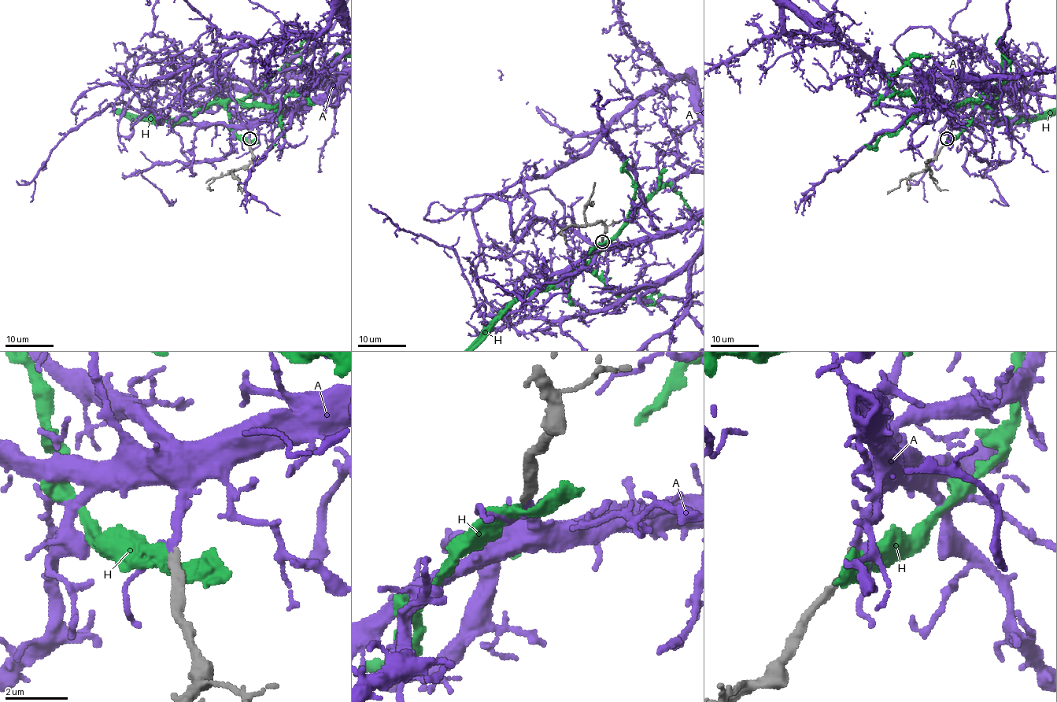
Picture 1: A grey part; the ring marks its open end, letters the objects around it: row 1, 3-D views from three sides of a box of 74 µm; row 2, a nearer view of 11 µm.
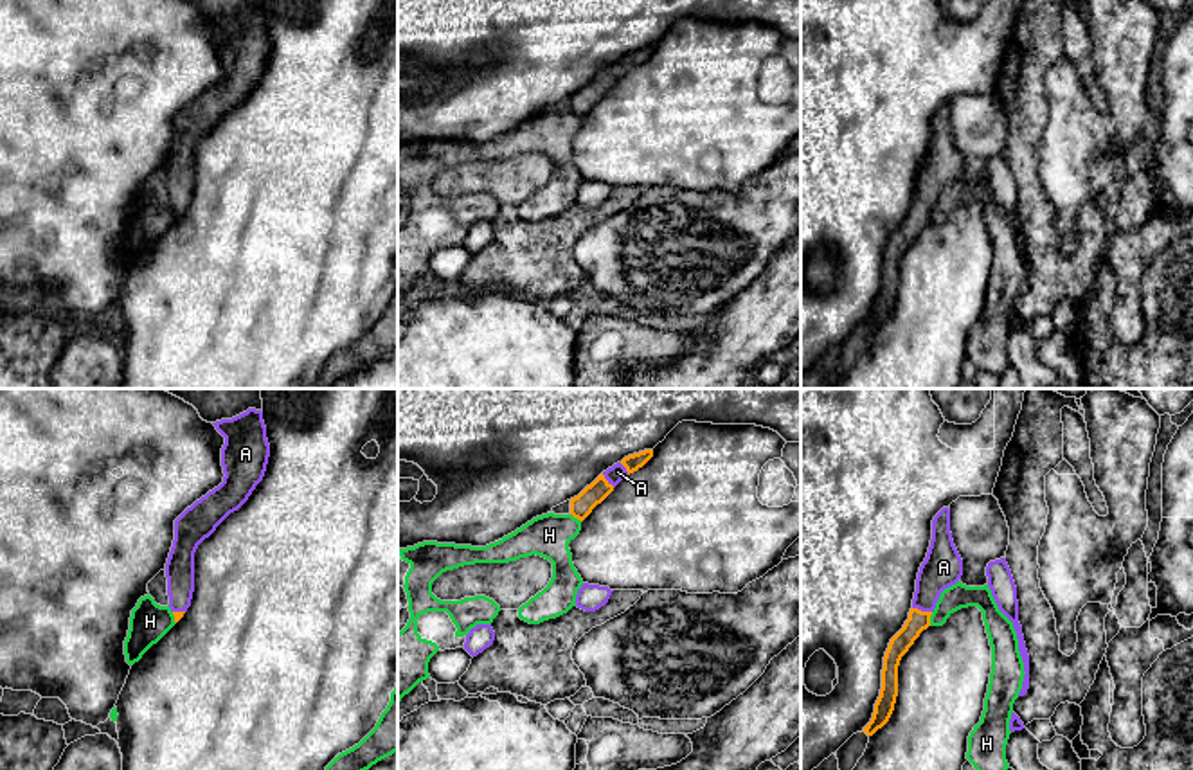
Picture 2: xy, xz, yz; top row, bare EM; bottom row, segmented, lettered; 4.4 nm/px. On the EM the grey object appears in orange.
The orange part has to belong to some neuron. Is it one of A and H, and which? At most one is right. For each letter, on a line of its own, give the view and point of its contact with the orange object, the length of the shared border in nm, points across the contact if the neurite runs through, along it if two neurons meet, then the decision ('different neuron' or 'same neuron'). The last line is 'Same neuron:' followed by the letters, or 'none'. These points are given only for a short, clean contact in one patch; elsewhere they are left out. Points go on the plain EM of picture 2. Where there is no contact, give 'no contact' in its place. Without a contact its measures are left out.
A: contact yz (920, 207); length 90 nm; way yz (918, 218), (920, 207), (932, 175), (943, 164); same neuron
H: contact yz (929, 216); length 70 nm; border yz (932, 209), (929, 222); different neuron
Same neuron: A

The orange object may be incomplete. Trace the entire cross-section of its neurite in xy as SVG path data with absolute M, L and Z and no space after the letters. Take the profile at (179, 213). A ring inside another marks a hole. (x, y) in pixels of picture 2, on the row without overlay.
M247 9L212 20L225 34L221 45L223 79L196 97L175 117L175 137L166 160L169 205L178 219L194 189L194 149L216 124L238 108L263 77L270 41L263 9Z

